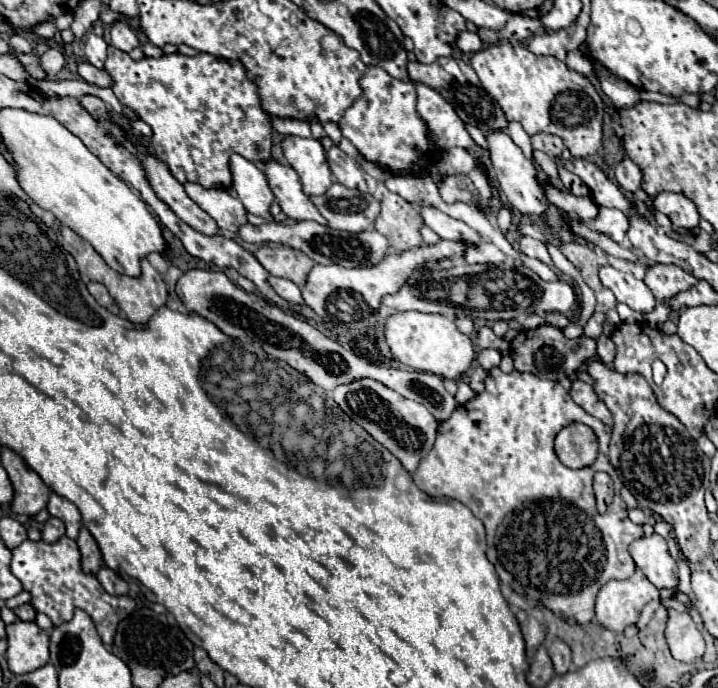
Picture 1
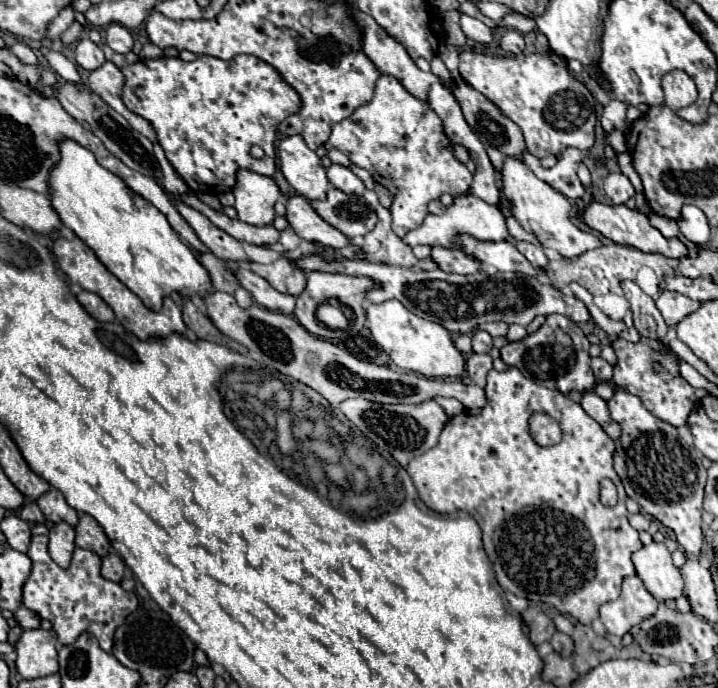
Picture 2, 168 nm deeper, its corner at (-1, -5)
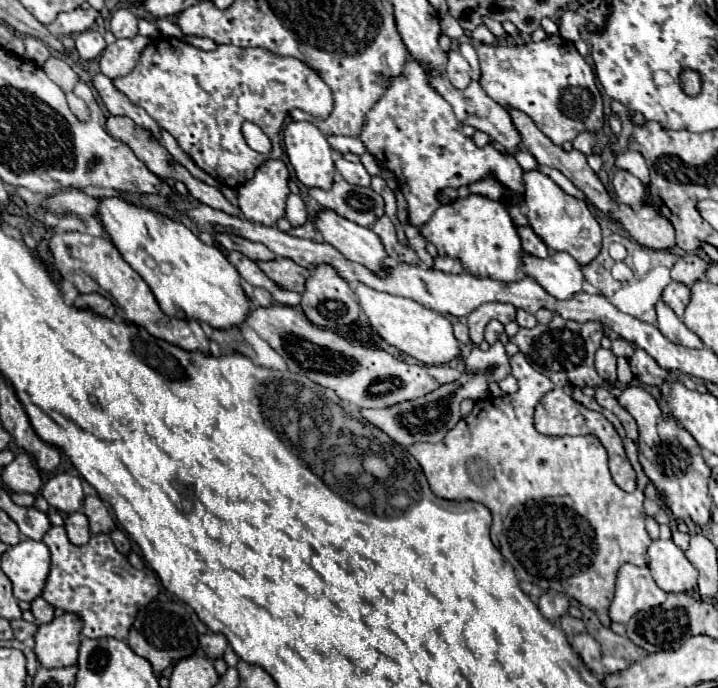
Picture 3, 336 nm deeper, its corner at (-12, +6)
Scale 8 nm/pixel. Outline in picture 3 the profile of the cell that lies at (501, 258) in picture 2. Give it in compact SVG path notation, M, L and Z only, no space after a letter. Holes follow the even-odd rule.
M522 252L522 270L558 300L570 300L582 292L582 270L566 252L550 252L544 260Z

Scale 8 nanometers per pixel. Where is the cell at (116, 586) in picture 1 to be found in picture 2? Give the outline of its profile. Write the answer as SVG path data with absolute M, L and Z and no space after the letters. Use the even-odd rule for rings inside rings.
M109 553L103 559L101 575L105 579L109 579L109 581L115 581L115 583L121 583L123 581L123 577L125 577L125 563L121 561L121 557L117 553Z

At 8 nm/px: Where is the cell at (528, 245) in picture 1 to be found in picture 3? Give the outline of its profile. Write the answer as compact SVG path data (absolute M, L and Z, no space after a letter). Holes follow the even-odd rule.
M520 226L518 228L518 236L522 240L522 250L530 256L536 256L536 258L546 258L550 252L548 248L540 242L540 238L532 232L530 226Z

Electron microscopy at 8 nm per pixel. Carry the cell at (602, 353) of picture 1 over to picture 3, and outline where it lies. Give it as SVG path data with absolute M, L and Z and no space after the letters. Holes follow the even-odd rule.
M600 348L596 352L596 372L604 378L604 382L608 386L614 386L616 384L616 356L612 354L612 350L604 350Z

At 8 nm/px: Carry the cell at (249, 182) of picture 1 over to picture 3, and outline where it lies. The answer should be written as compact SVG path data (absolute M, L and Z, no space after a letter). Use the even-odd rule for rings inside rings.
M266 160L250 182L238 188L238 208L246 220L274 226L284 216L288 168L282 160Z

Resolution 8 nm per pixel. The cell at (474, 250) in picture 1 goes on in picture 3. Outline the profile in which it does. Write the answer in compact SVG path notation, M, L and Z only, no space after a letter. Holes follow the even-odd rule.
M438 256L438 258L434 258L432 268L440 270L440 272L446 272L446 274L460 274L464 270L462 264L456 258L450 258L450 256Z

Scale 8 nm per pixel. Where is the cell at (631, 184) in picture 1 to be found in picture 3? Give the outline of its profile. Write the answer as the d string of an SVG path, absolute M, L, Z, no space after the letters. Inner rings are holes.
M618 170L614 174L612 184L614 184L614 192L616 192L618 202L622 202L630 208L640 208L648 202L646 186L634 174L630 174L628 170Z

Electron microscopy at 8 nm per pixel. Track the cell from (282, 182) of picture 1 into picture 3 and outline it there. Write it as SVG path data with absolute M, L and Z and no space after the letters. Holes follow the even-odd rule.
M322 210L316 216L314 224L324 236L324 240L332 244L336 250L340 250L348 260L366 266L376 276L388 274L388 264L386 264L388 254L376 232L352 224L350 220L336 216L332 210Z

